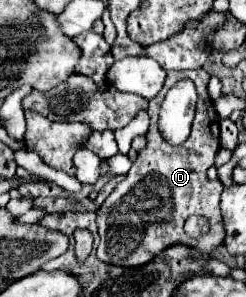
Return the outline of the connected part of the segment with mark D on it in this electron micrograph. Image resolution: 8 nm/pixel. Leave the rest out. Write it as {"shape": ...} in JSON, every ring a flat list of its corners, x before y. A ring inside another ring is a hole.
{"shape":[[195,69,195,71,169,71,167,73,167,81,161,89,161,93,157,97,153,97,149,101,149,117,151,117,151,125,147,131,147,147,137,151,137,159,133,161,133,167,129,169,129,173,125,175,125,179,121,183,117,183,115,191,105,199,105,203,99,207,97,211,97,225,99,225,99,237,101,243,97,247,97,257,103,263,109,265,119,265,119,267,141,267,147,265,149,261,153,261,155,255,163,253,165,249,173,247,173,245,189,245,193,249,199,249,203,253,211,253,213,249,217,249,225,237,225,229,223,229,223,219,221,219,221,211,219,211,219,195,221,195,221,183,213,181,209,183,207,179,207,169,213,165,215,155,219,151,219,117,217,111,213,107,213,101,207,93,207,83,209,83,209,73,203,69],[189,79,197,85,199,89,199,99,197,99,197,111,195,111,195,121,193,121,193,131,189,135,189,139,181,145,181,147,171,147,167,141,161,139,161,133,157,129,157,119,159,119,159,109,161,109,161,101,165,97,165,93,177,83],[191,215,201,215,209,221,209,233,199,237,199,239,191,239,185,235,183,225,187,221,187,217]]}

